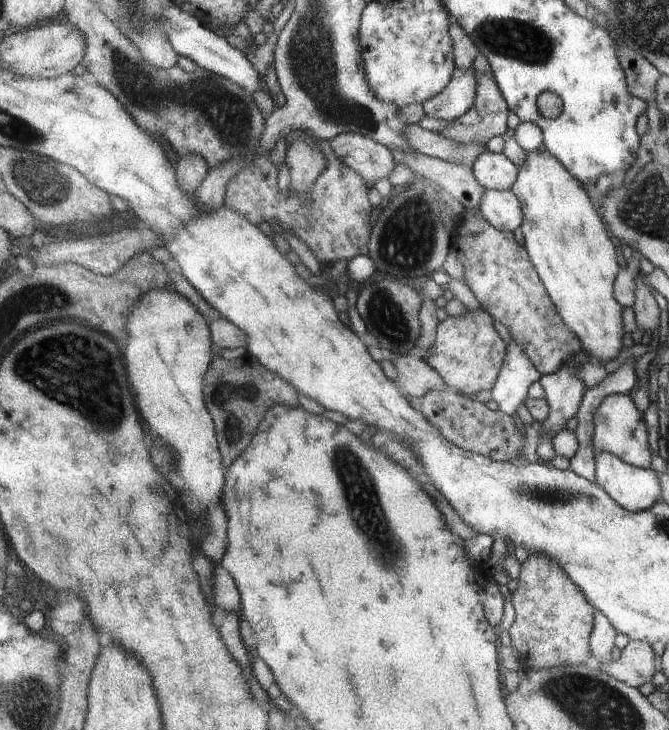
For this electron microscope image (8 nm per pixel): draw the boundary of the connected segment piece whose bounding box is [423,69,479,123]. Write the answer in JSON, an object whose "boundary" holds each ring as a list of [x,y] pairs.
{"boundary":[[[467,70],[460,78],[452,80],[441,94],[423,104],[426,116],[448,123],[463,116],[475,104],[477,84],[475,70]]]}

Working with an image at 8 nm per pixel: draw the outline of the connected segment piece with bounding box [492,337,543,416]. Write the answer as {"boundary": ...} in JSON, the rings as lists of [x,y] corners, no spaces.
{"boundary":[[[512,337],[507,348],[505,363],[492,390],[492,399],[498,404],[499,410],[509,416],[517,416],[519,406],[528,399],[531,386],[540,382],[543,374],[529,360],[523,346]]]}

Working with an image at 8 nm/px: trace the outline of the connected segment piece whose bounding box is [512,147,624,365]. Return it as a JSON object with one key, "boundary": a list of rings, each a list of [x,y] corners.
{"boundary":[[[545,147],[545,150],[525,150],[527,158],[519,168],[519,174],[512,191],[517,194],[523,210],[525,211],[525,222],[520,228],[524,235],[524,245],[533,261],[535,268],[549,296],[563,322],[579,336],[583,344],[584,352],[587,352],[596,363],[601,365],[613,360],[621,350],[621,336],[623,326],[621,324],[622,305],[614,299],[613,284],[617,278],[617,264],[615,264],[615,250],[611,246],[611,234],[603,218],[593,208],[591,198],[583,189],[581,180],[577,180],[557,156],[553,156]]]}

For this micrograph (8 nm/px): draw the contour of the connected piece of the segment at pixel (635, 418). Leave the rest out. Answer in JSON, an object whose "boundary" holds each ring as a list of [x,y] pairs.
{"boundary":[[[610,394],[595,411],[594,446],[596,452],[611,452],[619,460],[633,468],[649,468],[650,454],[647,450],[647,430],[643,415],[635,408],[634,401],[627,395]]]}

